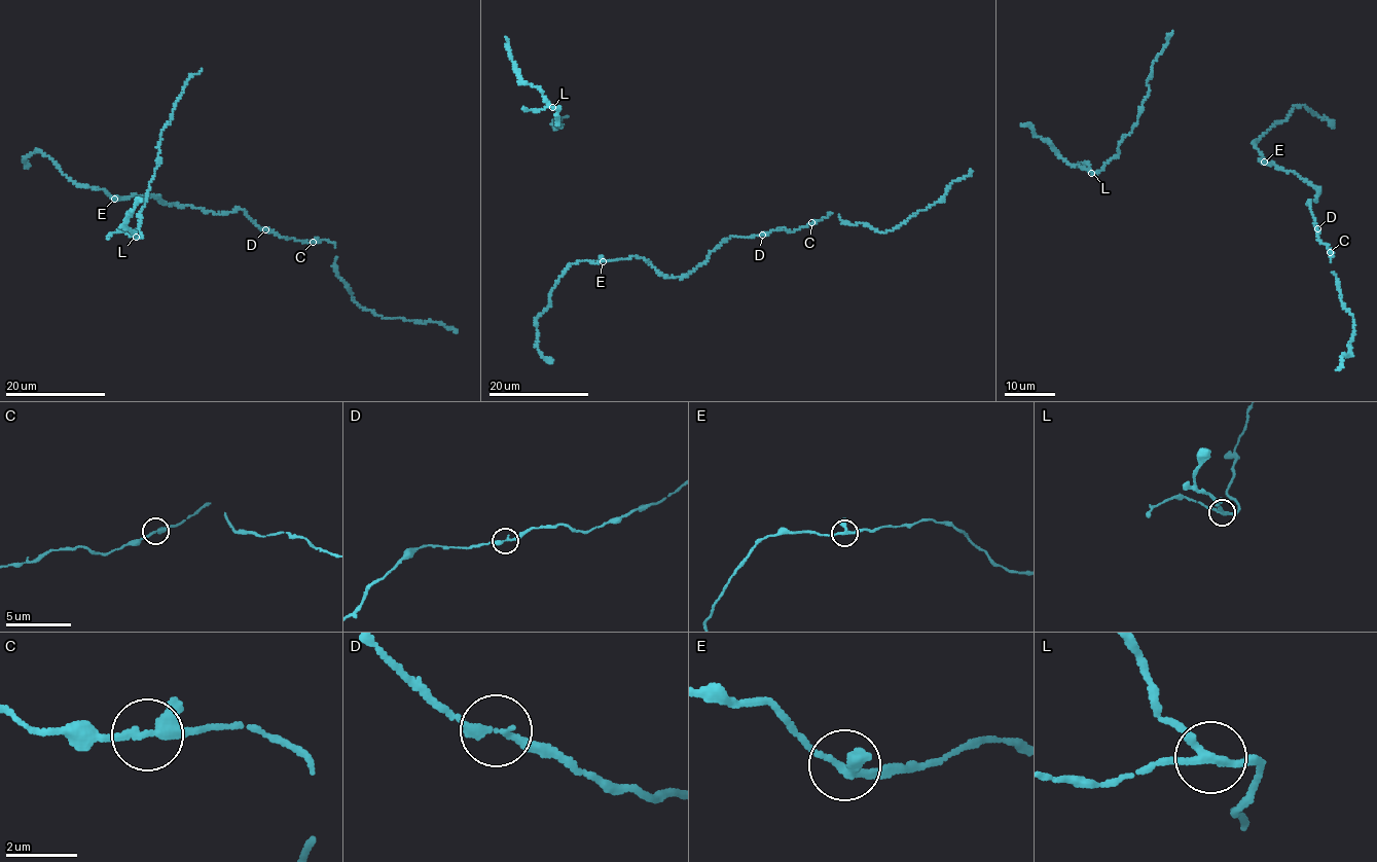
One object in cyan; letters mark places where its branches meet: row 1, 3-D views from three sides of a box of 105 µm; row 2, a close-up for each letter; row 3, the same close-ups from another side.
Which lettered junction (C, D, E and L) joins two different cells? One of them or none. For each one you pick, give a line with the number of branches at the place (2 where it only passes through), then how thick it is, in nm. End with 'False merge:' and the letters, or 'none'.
L: 3 branches meet; 200 nm thick
False merge: L

